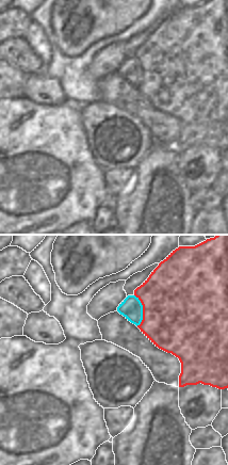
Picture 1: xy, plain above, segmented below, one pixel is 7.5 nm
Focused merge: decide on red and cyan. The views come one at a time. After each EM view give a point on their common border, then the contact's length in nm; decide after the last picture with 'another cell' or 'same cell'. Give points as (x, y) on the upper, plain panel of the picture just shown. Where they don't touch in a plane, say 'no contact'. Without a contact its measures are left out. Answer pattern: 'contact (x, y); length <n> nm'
contact (143, 71); length 240 nm

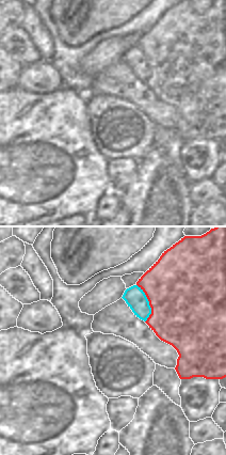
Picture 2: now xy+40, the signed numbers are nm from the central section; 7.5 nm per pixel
contact (149, 64); length 300 nm

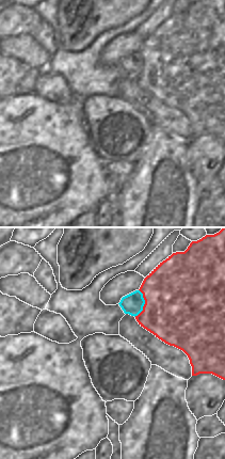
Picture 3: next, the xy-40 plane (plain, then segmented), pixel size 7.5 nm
contact (145, 64); length 220 nm

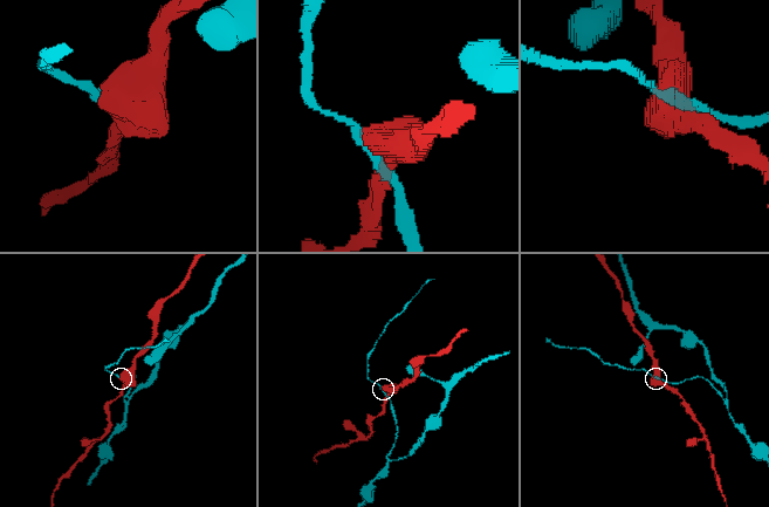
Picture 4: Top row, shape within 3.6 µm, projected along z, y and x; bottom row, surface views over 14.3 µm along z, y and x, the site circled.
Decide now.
another cell

